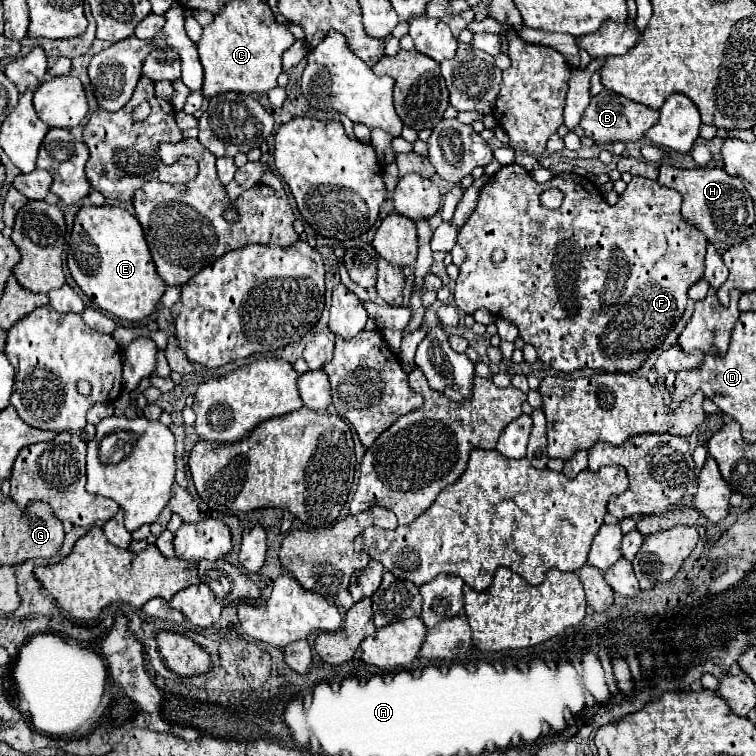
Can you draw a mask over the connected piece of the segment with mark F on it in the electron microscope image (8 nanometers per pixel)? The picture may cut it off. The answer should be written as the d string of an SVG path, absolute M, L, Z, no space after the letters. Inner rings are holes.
M508 164L502 166L480 190L480 198L478 198L478 206L476 210L470 214L470 218L466 220L466 224L460 228L458 232L458 240L456 244L460 244L466 252L466 262L460 266L460 276L456 280L456 288L454 288L454 298L456 298L456 306L460 310L464 310L466 314L476 312L478 308L486 308L488 312L492 312L498 318L510 320L518 326L520 336L524 342L532 344L538 352L538 358L542 362L546 362L548 366L552 366L558 372L572 372L584 366L590 368L602 368L608 372L630 372L636 370L646 356L666 338L666 334L670 332L670 328L680 320L684 308L686 308L686 298L688 298L688 288L702 276L702 264L704 264L704 254L706 254L706 236L696 228L690 226L686 222L686 218L682 216L682 196L672 190L672 188L664 188L660 186L656 180L648 180L648 178L640 178L634 176L628 182L628 188L624 190L624 194L620 196L620 200L610 206L604 202L598 186L594 182L590 182L584 176L578 176L574 172L570 174L558 174L552 180L540 184L532 178L532 174L522 168L520 164ZM546 188L558 188L564 192L564 202L558 210L546 210L540 206L538 202L538 194ZM502 248L506 258L502 262L492 262L492 252Z

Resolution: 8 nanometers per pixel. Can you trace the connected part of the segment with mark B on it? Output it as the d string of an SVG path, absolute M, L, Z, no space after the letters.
M602 90L600 94L590 98L588 108L582 114L582 122L580 126L584 128L586 136L594 138L596 144L608 144L608 142L628 142L628 140L638 140L646 134L646 130L650 126L654 126L658 122L658 110L650 108L650 106L642 106L634 100L628 100L620 94L614 94L610 90Z

